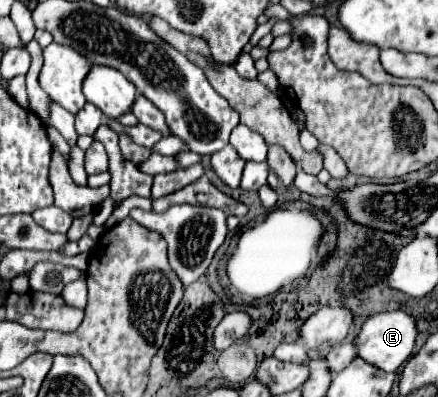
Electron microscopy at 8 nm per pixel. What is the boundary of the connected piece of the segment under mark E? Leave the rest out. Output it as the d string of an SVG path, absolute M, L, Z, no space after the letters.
M385 311L367 317L353 343L357 345L357 357L367 361L369 365L381 371L397 371L397 367L401 367L411 357L415 349L415 339L417 339L417 327L411 315L403 311Z

